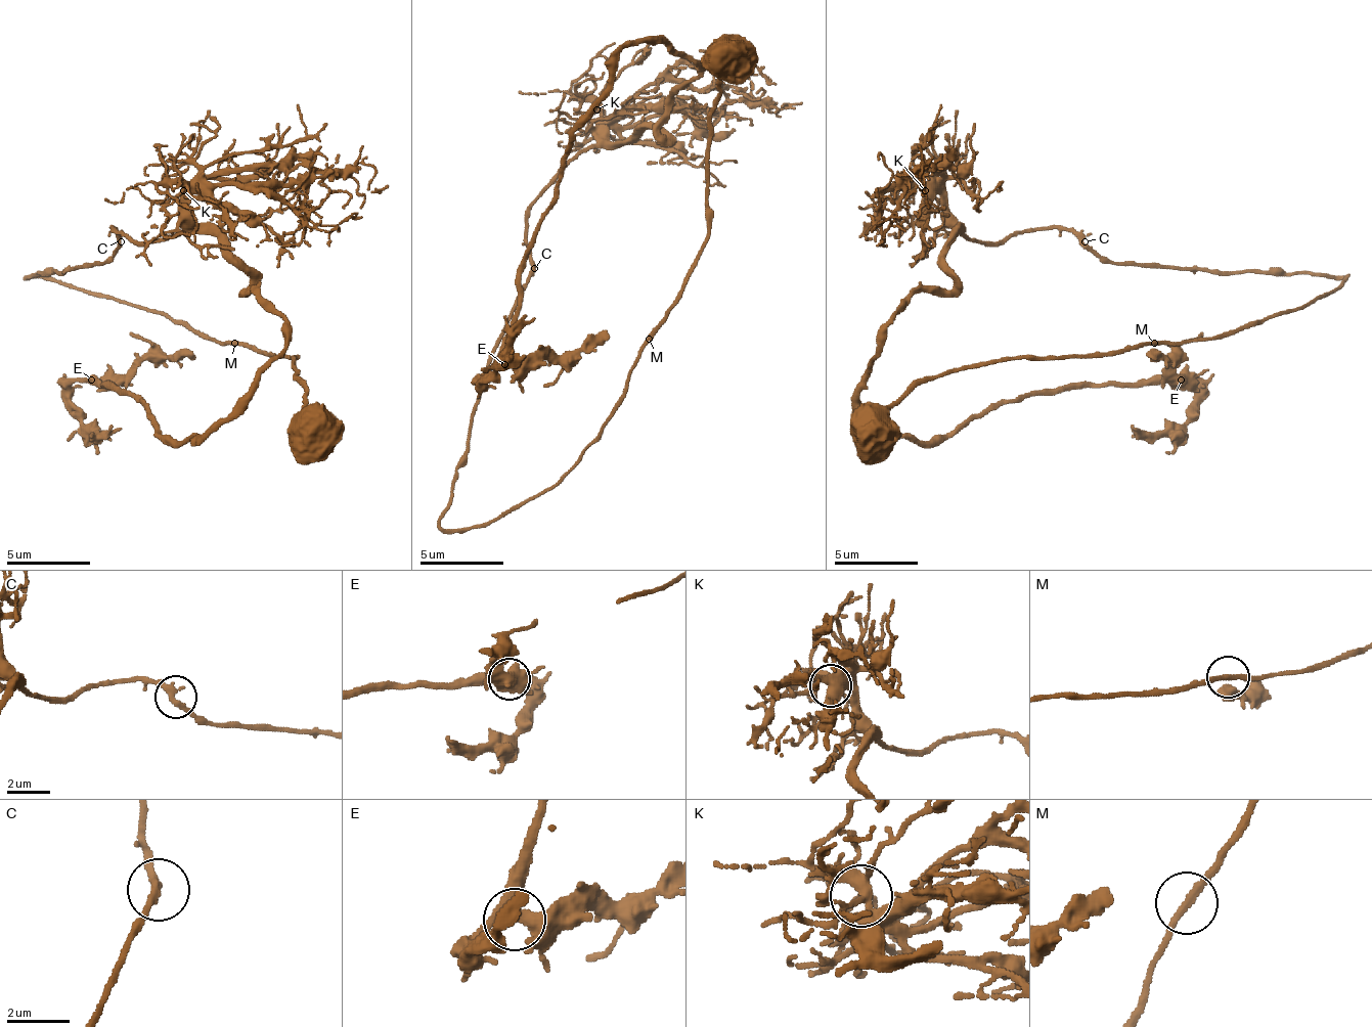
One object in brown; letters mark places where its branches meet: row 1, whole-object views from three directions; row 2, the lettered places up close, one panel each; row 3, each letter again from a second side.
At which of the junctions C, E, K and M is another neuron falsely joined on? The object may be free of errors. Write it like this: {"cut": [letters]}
{"cut": ["M"]}

